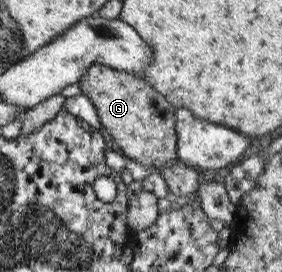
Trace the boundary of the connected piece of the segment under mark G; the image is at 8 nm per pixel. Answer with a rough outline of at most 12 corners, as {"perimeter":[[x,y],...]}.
{"perimeter":[[132,73],[80,78],[100,132],[123,156],[177,160],[175,108]]}

